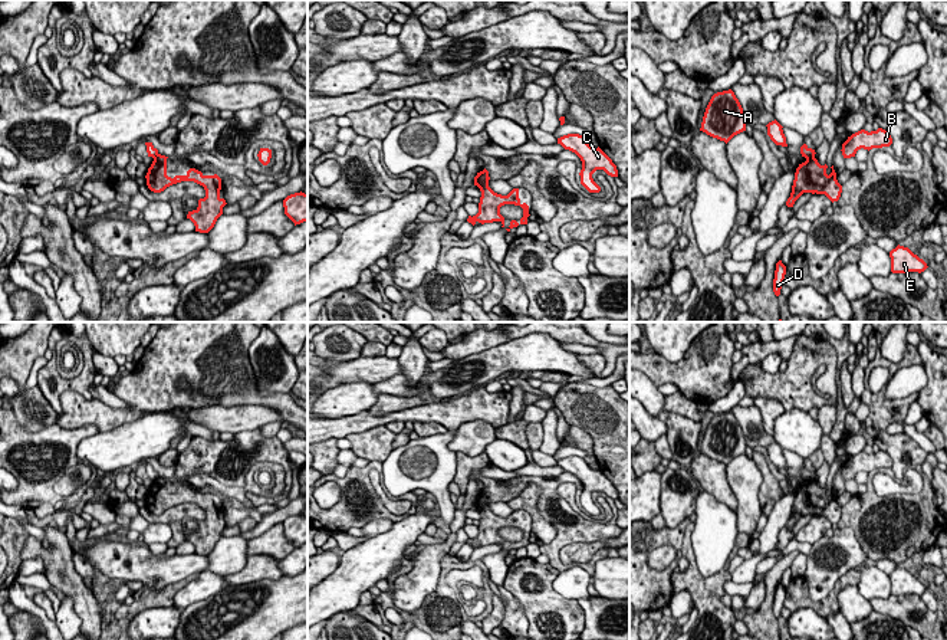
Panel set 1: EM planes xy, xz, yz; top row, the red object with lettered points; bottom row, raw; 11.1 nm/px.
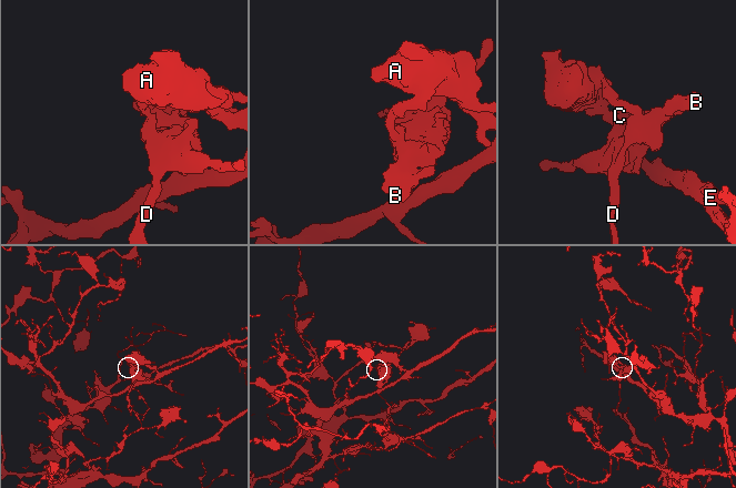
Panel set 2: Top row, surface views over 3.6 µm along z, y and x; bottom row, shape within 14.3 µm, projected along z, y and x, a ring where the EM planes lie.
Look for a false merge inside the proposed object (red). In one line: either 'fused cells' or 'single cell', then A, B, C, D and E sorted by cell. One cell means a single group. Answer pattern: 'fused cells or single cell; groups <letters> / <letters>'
fused cells; groups A C E / B D

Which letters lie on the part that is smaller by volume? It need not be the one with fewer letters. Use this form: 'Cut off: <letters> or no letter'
Cut off: B, D

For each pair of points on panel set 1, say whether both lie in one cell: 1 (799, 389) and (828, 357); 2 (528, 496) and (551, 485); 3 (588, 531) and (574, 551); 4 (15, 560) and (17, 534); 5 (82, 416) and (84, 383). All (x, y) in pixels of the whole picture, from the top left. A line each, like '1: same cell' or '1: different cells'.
1: same cell
2: different cells
3: different cells
4: same cell
5: different cells

